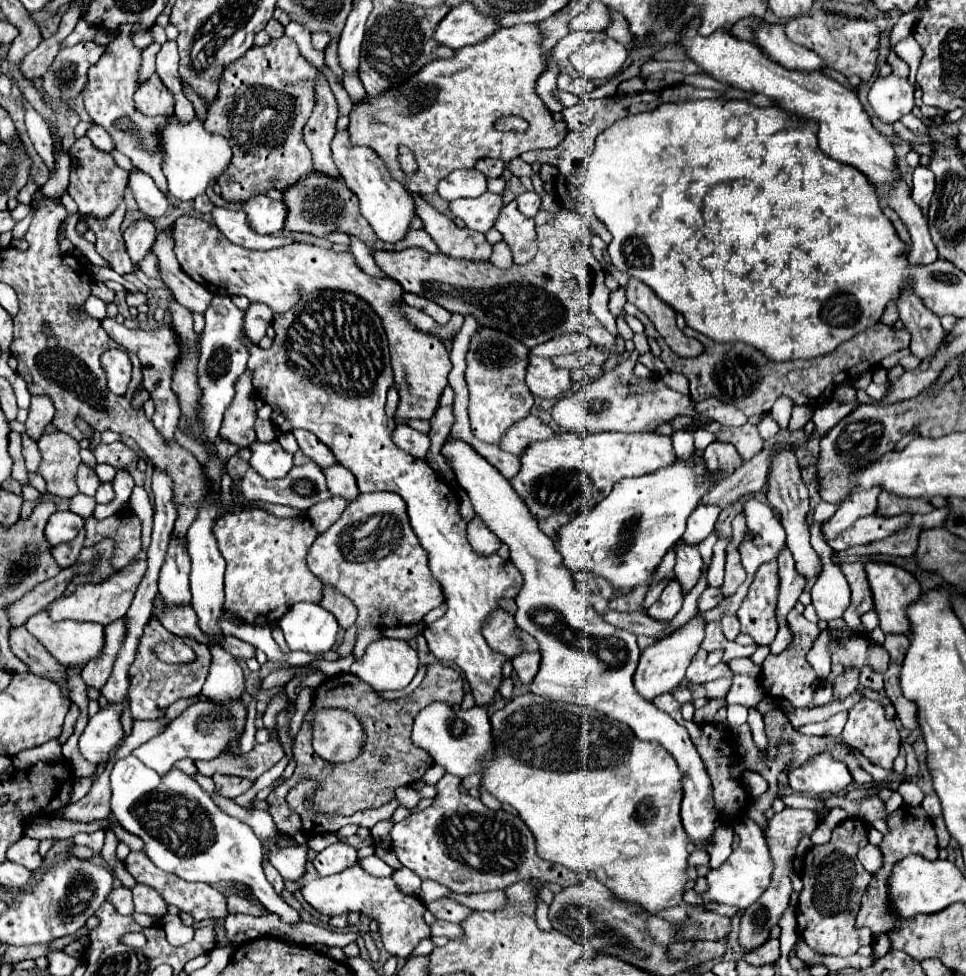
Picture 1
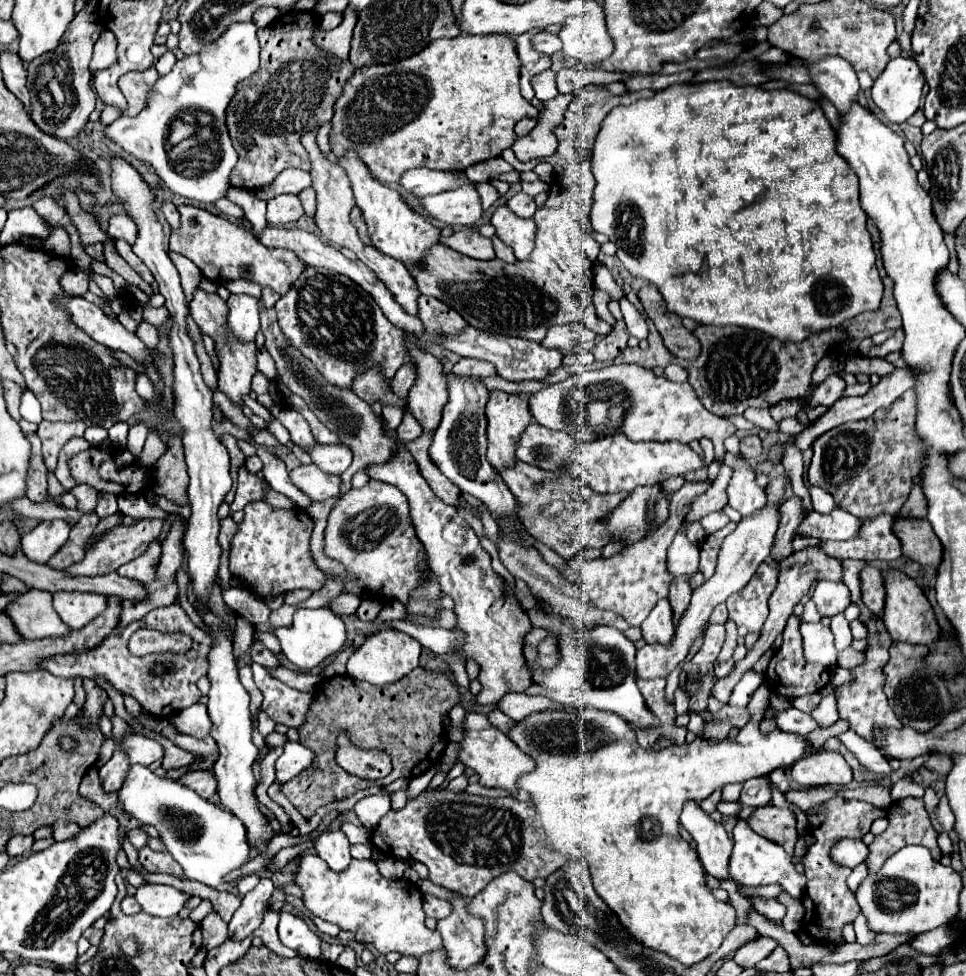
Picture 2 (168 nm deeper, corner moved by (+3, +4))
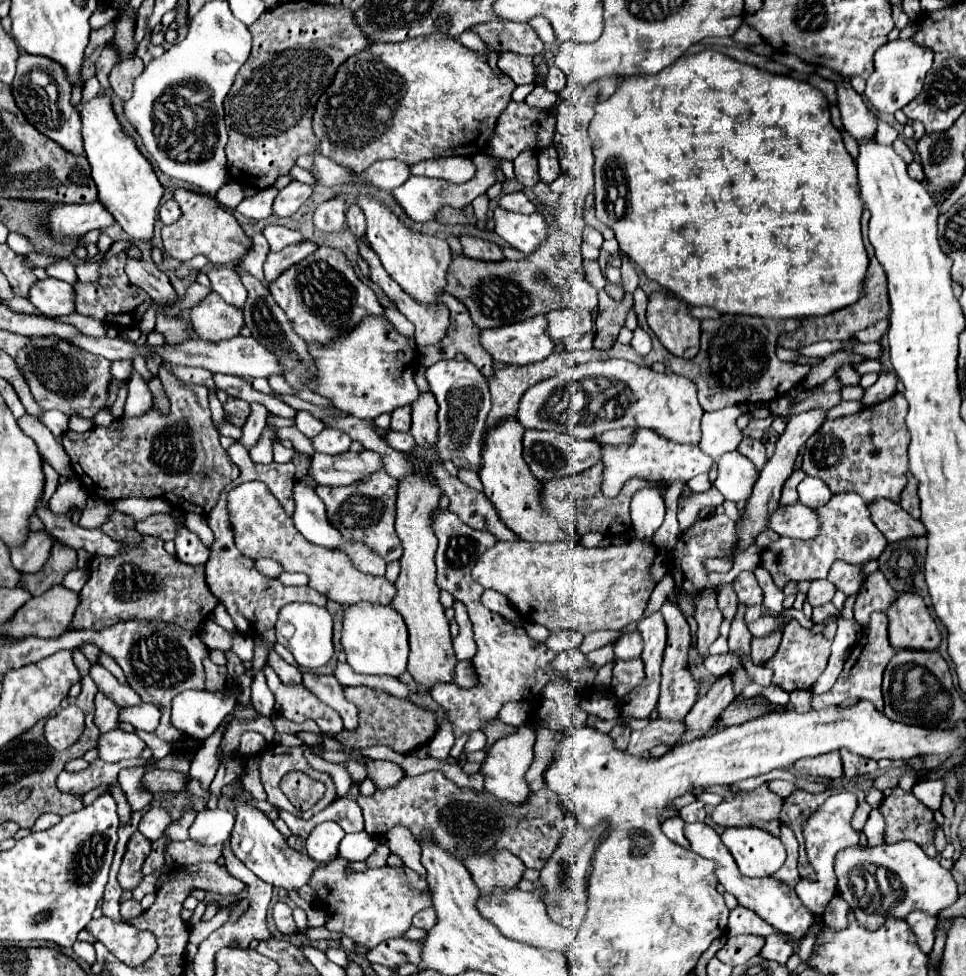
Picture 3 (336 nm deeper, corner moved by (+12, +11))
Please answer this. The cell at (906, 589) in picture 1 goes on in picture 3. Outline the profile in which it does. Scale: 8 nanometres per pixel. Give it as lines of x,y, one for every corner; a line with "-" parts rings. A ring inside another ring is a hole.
902,593
896,599
896,605
888,609
890,617
890,645
900,649
912,651
936,651
942,635
938,631
936,621
932,619
928,607
924,605
922,597
914,593

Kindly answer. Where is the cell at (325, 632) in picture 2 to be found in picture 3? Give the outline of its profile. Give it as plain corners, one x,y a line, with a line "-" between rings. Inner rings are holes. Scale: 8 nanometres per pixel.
288,603
278,613
276,621
276,641
282,643
294,656
298,665
306,669
318,669
330,661
334,655
332,647
332,617
324,607
308,603

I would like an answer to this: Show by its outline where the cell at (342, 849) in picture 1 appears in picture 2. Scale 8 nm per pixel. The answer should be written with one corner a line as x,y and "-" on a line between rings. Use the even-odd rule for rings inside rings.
325,832
315,840
317,854
327,862
327,866
335,872
341,872
349,866
349,840
345,840
343,832

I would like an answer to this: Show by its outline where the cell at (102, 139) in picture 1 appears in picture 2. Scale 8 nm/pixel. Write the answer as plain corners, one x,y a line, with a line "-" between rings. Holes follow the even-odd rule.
253,22
231,24
221,38
205,46
197,56
177,60
173,70
161,76
153,86
143,112
135,118
121,116
105,128
105,136
135,158
147,160
171,192
205,204
215,202
223,198
231,186
229,172
237,162
237,152
225,128
225,108
233,98
235,84
251,76
257,68
257,26
-
185,116
191,116
195,134
173,144
171,126
181,118
187,122

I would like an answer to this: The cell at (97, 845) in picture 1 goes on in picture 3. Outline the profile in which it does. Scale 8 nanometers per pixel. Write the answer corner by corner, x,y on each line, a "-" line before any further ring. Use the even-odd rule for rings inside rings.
48,813
48,815
42,815
36,823
34,823
34,827
32,827
32,831
44,831
44,829
48,829
48,827
52,827
52,825
56,825
56,821
60,821
60,817
58,815
54,815
54,813

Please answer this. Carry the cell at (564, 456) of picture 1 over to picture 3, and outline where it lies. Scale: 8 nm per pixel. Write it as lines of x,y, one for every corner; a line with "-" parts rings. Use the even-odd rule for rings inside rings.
640,429
636,435
634,445
602,445
602,463
604,463
604,477
602,477
602,493
606,497
616,497
622,485
632,477
642,477
648,481
684,481
688,483
692,477
700,473
710,473
714,459
700,451
698,445
690,443
674,443
658,433
648,429

